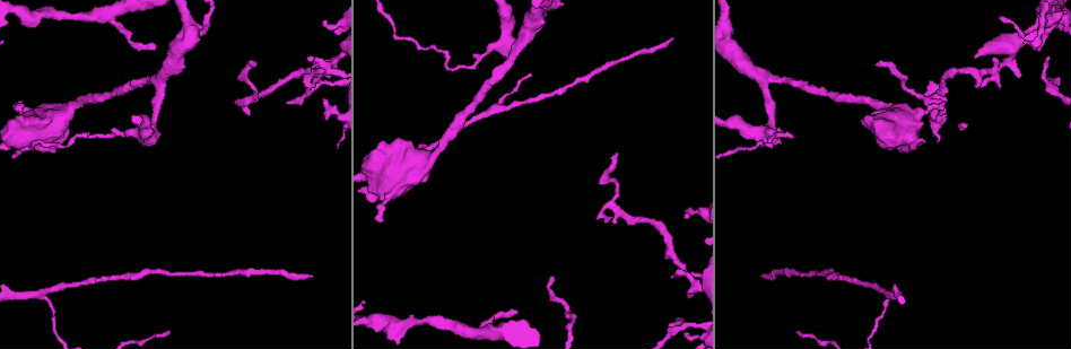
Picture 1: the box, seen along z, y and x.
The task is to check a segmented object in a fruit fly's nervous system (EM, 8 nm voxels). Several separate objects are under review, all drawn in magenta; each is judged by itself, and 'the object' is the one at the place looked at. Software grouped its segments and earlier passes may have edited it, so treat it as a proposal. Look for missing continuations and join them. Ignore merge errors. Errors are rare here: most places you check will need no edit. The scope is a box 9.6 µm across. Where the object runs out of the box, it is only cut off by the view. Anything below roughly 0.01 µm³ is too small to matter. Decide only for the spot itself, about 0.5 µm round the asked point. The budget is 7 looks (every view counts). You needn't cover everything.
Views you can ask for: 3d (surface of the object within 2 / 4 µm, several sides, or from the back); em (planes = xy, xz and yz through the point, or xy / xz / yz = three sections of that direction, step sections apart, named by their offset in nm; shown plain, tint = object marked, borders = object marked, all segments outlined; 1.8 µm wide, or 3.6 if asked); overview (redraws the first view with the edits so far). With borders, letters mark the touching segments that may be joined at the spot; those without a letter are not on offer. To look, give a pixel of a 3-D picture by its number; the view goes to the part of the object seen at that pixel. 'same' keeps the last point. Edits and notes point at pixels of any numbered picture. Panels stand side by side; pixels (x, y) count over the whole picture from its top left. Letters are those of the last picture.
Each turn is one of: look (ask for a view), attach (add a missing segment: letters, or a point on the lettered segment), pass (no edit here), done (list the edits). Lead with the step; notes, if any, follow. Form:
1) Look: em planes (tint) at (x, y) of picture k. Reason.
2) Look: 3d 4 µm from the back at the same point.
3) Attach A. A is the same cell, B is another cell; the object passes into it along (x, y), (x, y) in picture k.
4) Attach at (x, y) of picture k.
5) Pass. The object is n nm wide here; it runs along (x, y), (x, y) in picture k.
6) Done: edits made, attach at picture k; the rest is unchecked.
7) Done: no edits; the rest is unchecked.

Look: em yz step 8 (borders) at (322, 98) of picture 1.

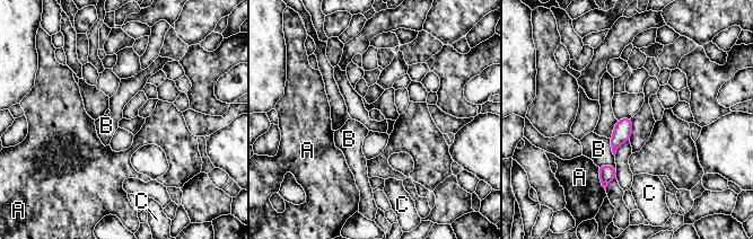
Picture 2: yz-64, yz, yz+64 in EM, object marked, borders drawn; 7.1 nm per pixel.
Pass. A, B and C are other cells; none of them fits.

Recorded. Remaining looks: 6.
Look: 3d 4 µm at (247, 115) of picture 1. Free end.

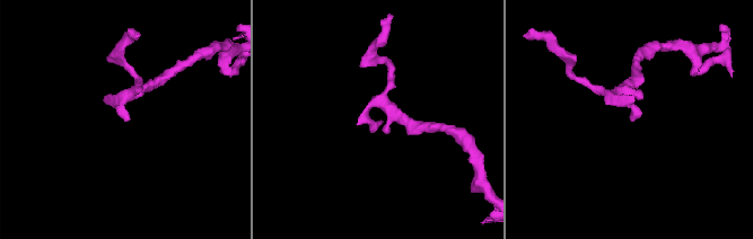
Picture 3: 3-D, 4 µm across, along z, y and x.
Look: em xz step 4 (borders) at (123, 118) of picture 3. Need the tissue.

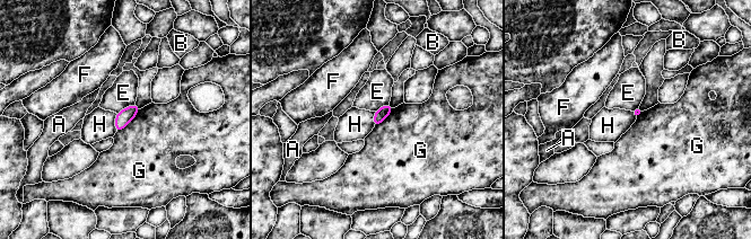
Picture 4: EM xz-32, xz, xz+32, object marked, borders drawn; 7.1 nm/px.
Pass. The longest contact is with G, 240 nm; A, B, E, F, G and H are other cells; no lettered segment goes on from it.

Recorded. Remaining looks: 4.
Look: 3d 4 µm at (616, 152) of picture 1. Thin end.

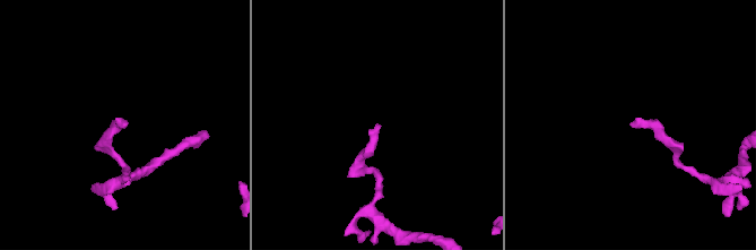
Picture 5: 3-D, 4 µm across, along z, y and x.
Look: em planes (borders) at (126, 124) of picture 5.

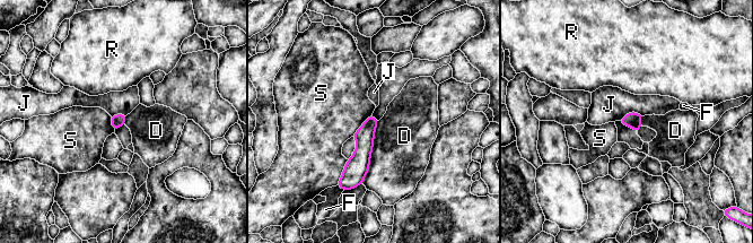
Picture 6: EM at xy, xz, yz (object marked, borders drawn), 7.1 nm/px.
Pass. D, F, J, R and S are other cells; it runs along (371, 119), (350, 185) in picture 6; no lettered segment goes on from it.

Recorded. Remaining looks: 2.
Done: no edits; the rest is unchecked.

